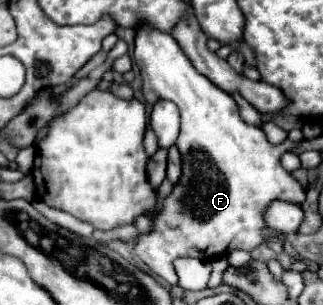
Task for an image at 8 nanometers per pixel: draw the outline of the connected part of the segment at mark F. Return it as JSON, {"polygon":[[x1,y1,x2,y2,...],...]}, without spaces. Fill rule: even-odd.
{"polygon":[[146,22,136,26,134,38,134,58,140,68,144,80,144,96,150,104,156,100,172,100,180,108,182,126,176,146,182,154,182,178,174,186,172,194,162,202,162,208,154,220,154,230,146,236,140,236,134,250,138,258,162,280,168,284,176,284,178,276,174,272,174,260,178,256,190,256,200,260,214,260,220,256,228,256,232,250,254,250,266,238,262,234,264,224,264,210,272,200,288,200,292,204,302,204,306,198,304,188,280,166,282,152,296,146,296,142,286,139,280,146,274,146,266,140,262,128,246,124,240,114,234,98,228,92,222,92,216,84,206,80,206,76,198,74,196,68,190,64,188,56,182,52,180,44,172,38,172,34,162,32]]}

